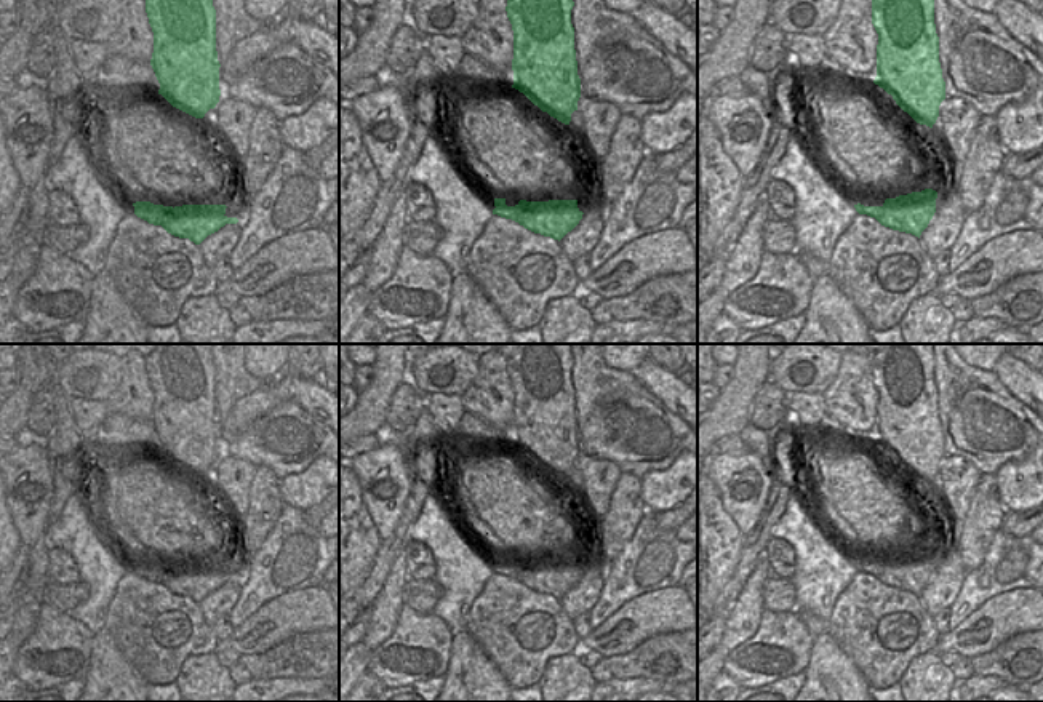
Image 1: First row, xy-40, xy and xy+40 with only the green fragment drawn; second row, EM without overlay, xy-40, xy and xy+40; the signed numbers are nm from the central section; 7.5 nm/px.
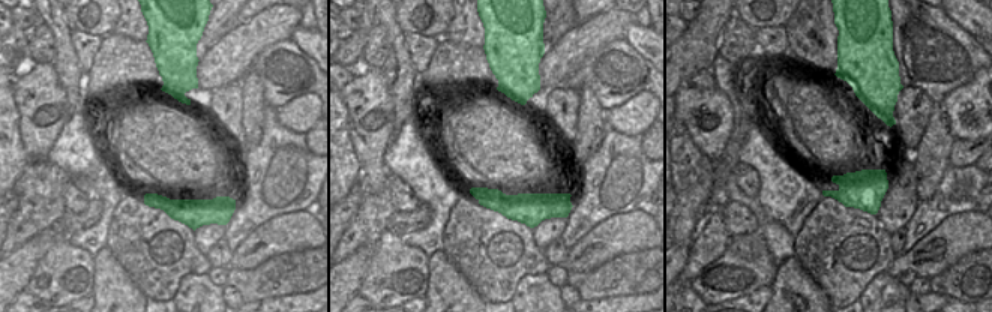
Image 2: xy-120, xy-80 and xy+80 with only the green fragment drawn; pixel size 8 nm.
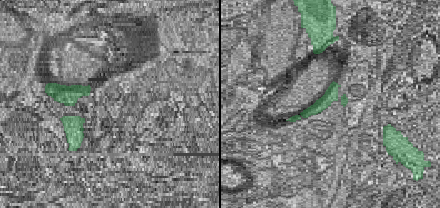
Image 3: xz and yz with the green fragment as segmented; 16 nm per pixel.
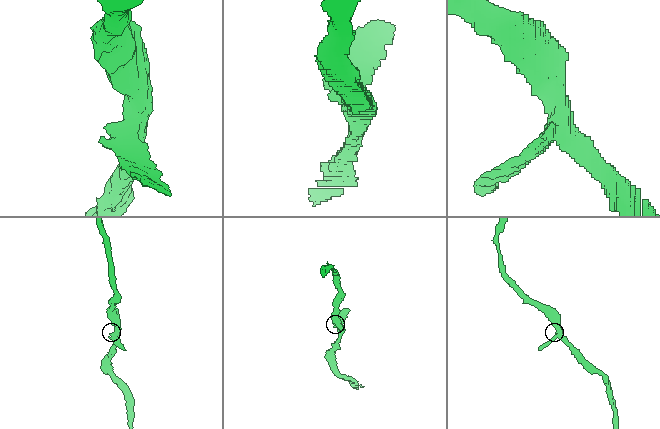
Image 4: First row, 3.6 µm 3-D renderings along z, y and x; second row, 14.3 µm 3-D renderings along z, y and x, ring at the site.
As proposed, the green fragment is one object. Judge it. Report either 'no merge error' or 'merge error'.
merge error

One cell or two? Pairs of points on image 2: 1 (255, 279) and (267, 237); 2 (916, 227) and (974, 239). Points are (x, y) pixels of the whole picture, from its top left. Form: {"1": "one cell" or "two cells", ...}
{"1": "two cells", "2": "two cells"}

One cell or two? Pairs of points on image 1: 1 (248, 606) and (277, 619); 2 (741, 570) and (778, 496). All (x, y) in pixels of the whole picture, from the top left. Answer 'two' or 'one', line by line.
1: two
2: one

